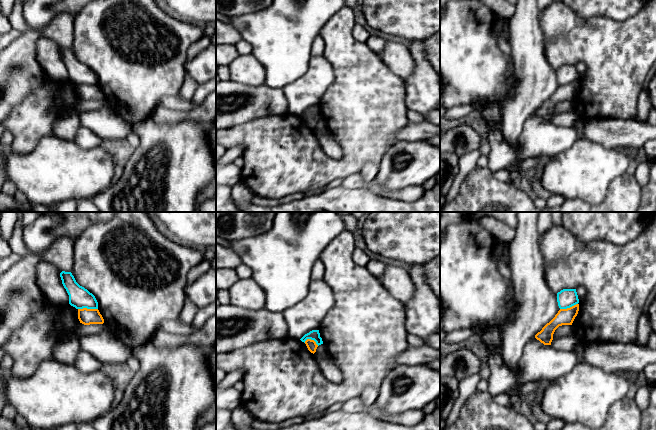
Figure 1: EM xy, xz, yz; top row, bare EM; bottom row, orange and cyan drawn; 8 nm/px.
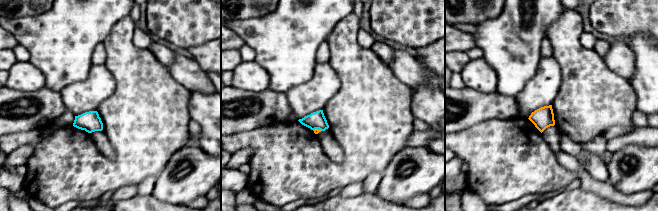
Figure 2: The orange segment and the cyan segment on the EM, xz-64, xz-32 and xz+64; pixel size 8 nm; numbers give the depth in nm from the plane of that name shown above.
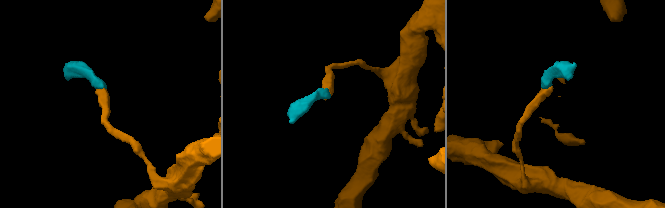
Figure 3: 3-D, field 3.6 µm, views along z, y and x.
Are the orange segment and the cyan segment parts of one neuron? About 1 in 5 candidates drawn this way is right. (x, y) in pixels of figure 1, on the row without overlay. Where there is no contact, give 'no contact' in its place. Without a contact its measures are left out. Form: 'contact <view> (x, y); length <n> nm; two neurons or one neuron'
contact xy (86, 84); length 160 nm; two neurons

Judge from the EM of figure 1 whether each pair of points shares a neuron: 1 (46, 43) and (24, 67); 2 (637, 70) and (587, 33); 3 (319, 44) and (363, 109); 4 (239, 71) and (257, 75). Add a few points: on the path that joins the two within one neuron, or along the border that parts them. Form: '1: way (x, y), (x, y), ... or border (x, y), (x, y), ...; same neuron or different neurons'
1: border (39, 37), (36, 43), (36, 59), (47, 75); different neurons
2: way (625, 58), (619, 52), (599, 42); same neuron
3: border (319, 34), (324, 41), (323, 54); different neurons
4: way (243, 71), (249, 71), (253, 74); same neuron

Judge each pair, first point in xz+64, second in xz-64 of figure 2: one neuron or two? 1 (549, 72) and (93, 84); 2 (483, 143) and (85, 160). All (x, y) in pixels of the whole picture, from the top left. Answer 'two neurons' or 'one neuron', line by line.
1: one neuron
2: one neuron

